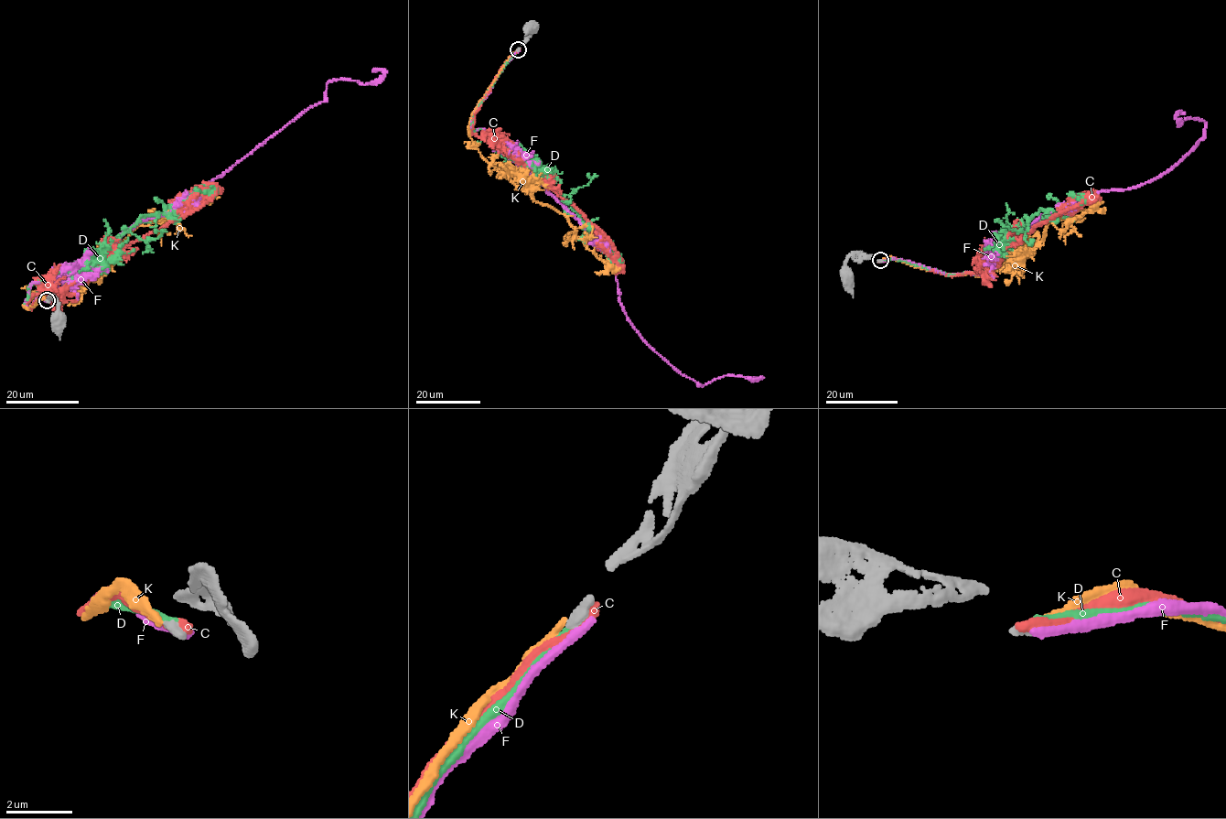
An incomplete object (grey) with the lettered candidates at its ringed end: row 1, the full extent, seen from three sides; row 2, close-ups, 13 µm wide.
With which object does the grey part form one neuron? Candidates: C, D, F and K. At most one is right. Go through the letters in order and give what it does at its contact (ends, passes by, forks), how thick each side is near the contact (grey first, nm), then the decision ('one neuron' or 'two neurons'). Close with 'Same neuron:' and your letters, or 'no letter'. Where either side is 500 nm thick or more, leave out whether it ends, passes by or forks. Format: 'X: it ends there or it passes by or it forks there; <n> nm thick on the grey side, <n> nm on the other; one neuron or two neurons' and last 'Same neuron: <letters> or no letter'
C: it ends there; 360 nm thick on the grey side, 340 nm on the other; two neurons
D: it ends there; 360 nm thick on the grey side, 200 nm on the other; one neuron
F: it ends there; 360 nm thick on the grey side, 280 nm on the other; two neurons
K: it ends there; 320 nm thick on the grey side, 200 nm on the other; two neurons
Same neuron: D

